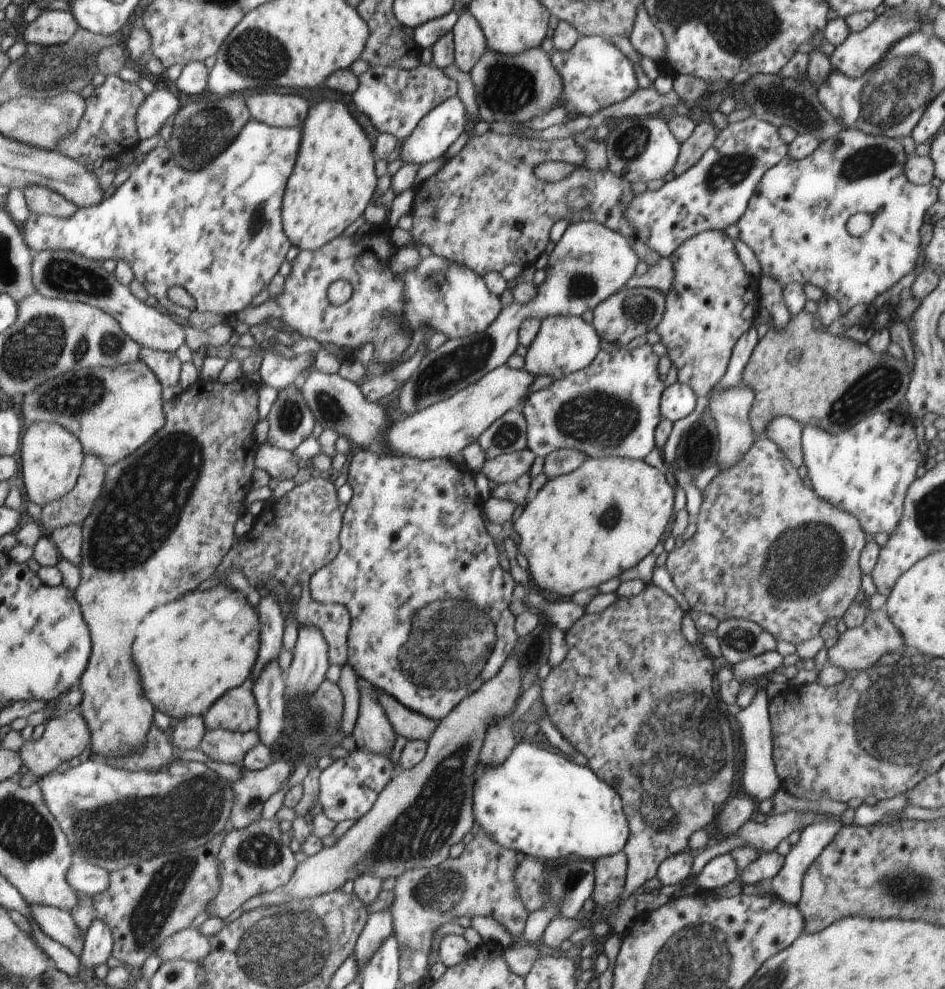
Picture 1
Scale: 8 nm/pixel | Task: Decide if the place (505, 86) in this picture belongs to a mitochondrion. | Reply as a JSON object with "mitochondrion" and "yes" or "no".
{"mitochondrion":"yes"}

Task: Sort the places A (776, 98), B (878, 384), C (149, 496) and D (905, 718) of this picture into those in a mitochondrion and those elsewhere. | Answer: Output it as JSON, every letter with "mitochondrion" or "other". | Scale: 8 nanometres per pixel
{"A":"mitochondrion","B":"mitochondrion","C":"mitochondrion","D":"mitochondrion"}

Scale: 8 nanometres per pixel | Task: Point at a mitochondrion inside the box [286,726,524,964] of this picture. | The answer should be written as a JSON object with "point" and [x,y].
{"point":[443,889]}

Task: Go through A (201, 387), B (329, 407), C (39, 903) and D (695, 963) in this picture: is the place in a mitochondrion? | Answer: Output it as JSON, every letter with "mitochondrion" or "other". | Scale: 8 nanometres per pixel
{"A":"other","B":"mitochondrion","C":"other","D":"mitochondrion"}

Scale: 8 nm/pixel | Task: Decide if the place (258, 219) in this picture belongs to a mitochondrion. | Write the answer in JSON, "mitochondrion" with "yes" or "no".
{"mitochondrion":"no"}

